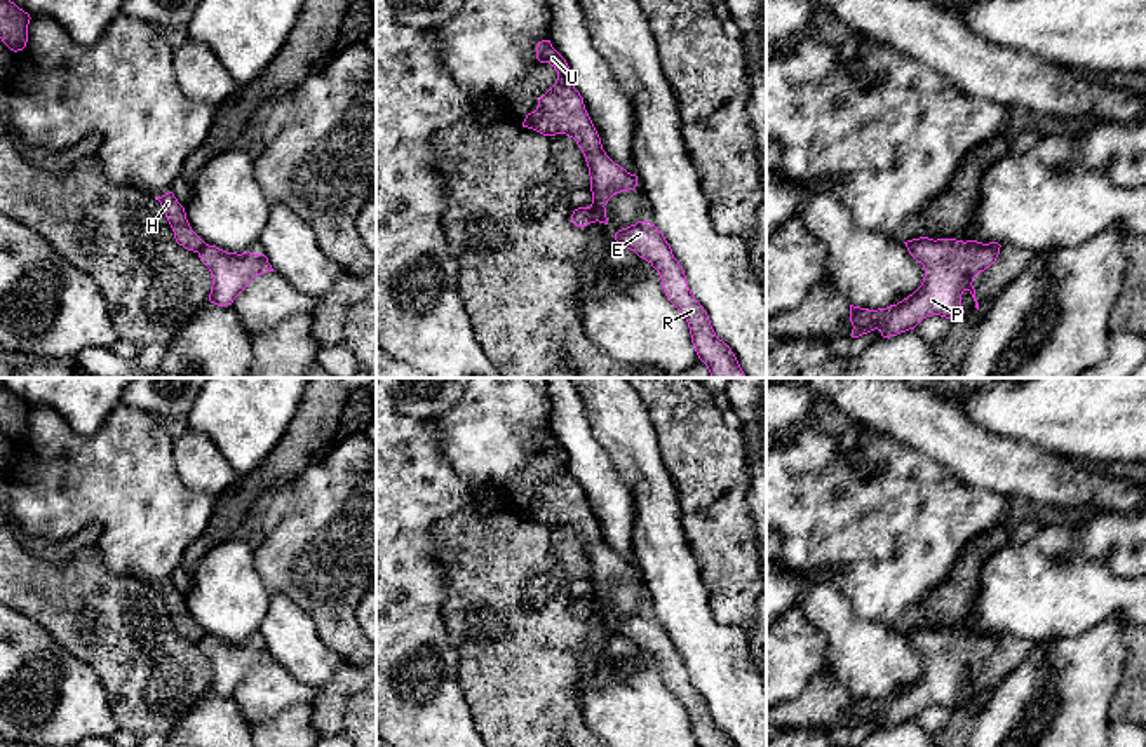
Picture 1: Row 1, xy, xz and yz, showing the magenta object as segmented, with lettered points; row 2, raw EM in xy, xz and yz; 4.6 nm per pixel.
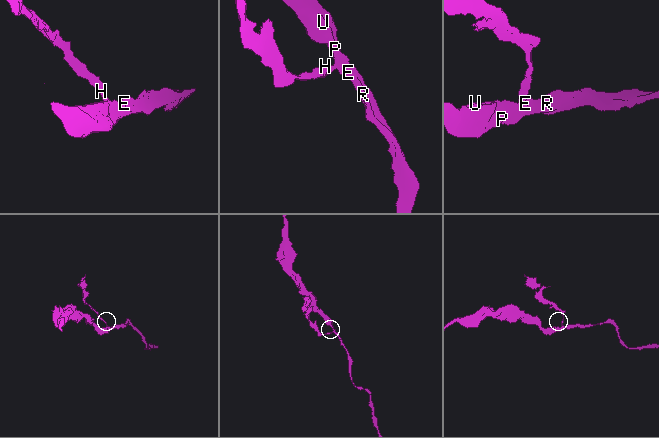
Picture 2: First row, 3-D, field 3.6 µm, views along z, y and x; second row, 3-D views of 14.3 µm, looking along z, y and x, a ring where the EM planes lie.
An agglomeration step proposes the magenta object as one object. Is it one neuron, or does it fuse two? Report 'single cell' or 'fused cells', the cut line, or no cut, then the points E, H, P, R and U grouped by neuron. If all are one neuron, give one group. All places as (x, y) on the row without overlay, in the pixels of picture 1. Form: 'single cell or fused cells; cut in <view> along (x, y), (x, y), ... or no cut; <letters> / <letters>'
fused cells; cut in xz along (589, 598), (594, 612); E P R U / H

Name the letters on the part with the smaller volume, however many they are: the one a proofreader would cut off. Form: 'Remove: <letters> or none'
Remove: H

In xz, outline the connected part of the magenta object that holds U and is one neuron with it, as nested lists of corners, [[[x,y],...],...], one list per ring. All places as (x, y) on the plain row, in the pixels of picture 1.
[[[550,430],[538,432],[536,449],[549,453],[557,461],[557,470],[540,486],[536,500],[526,505],[522,517],[543,526],[566,524],[576,531],[589,557],[594,611],[608,615],[604,596],[613,585],[634,580],[637,566],[615,554],[603,540],[583,488],[568,468],[570,456]]]

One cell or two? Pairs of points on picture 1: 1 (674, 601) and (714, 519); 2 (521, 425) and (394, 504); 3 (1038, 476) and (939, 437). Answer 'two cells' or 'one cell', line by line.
1: two cells
2: two cells
3: one cell

